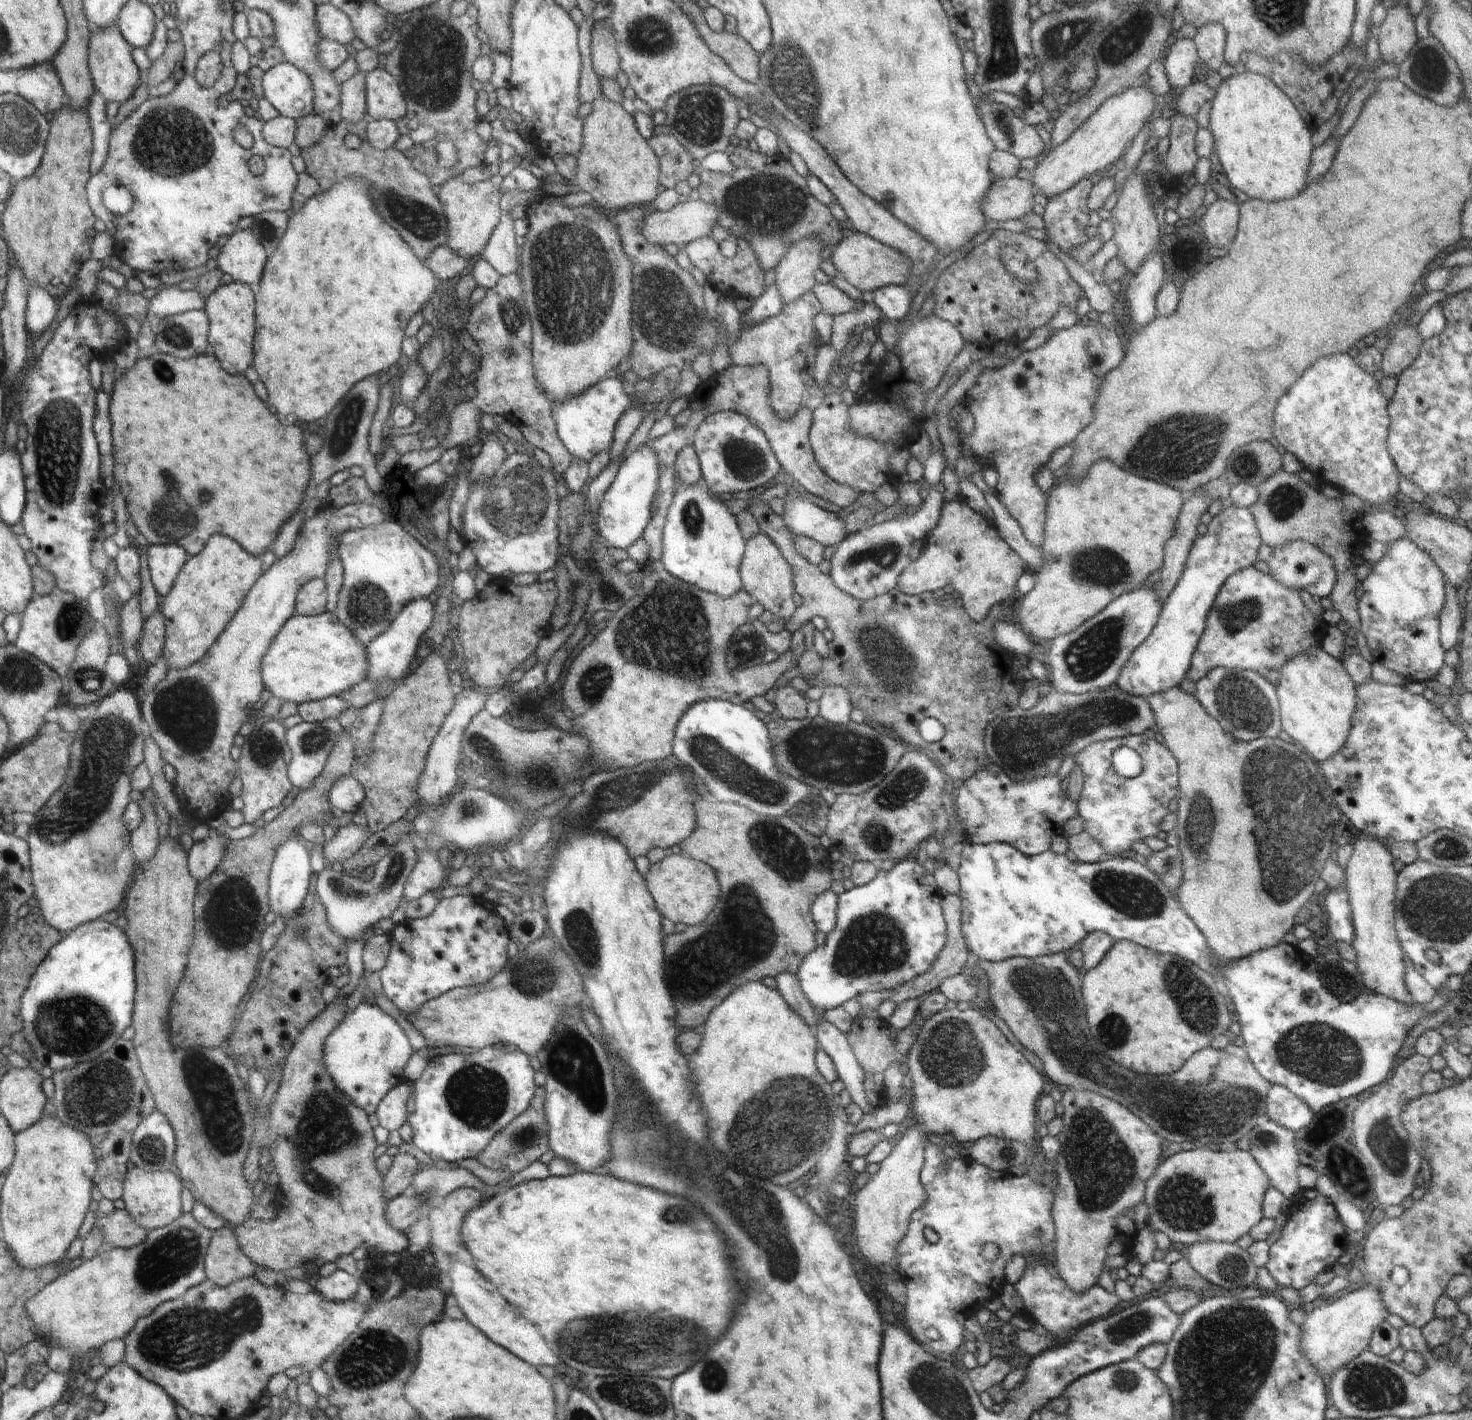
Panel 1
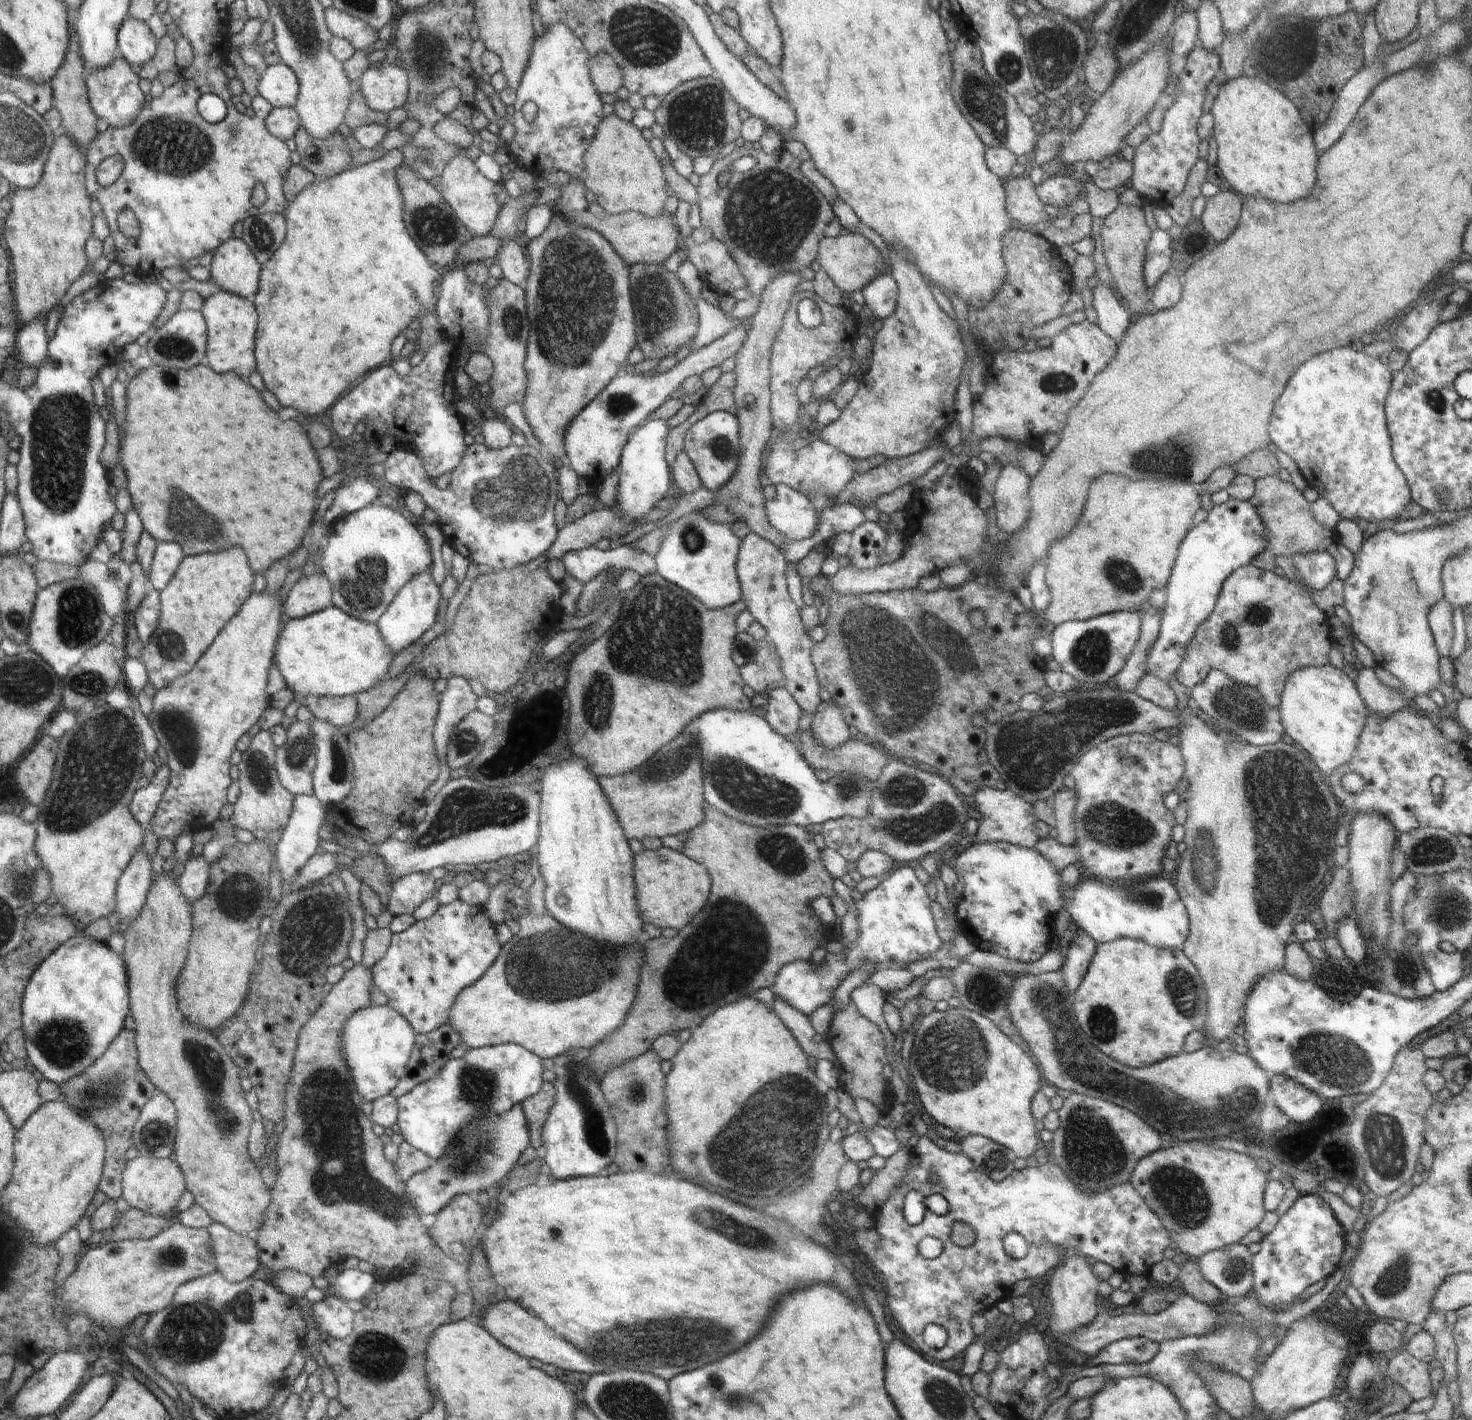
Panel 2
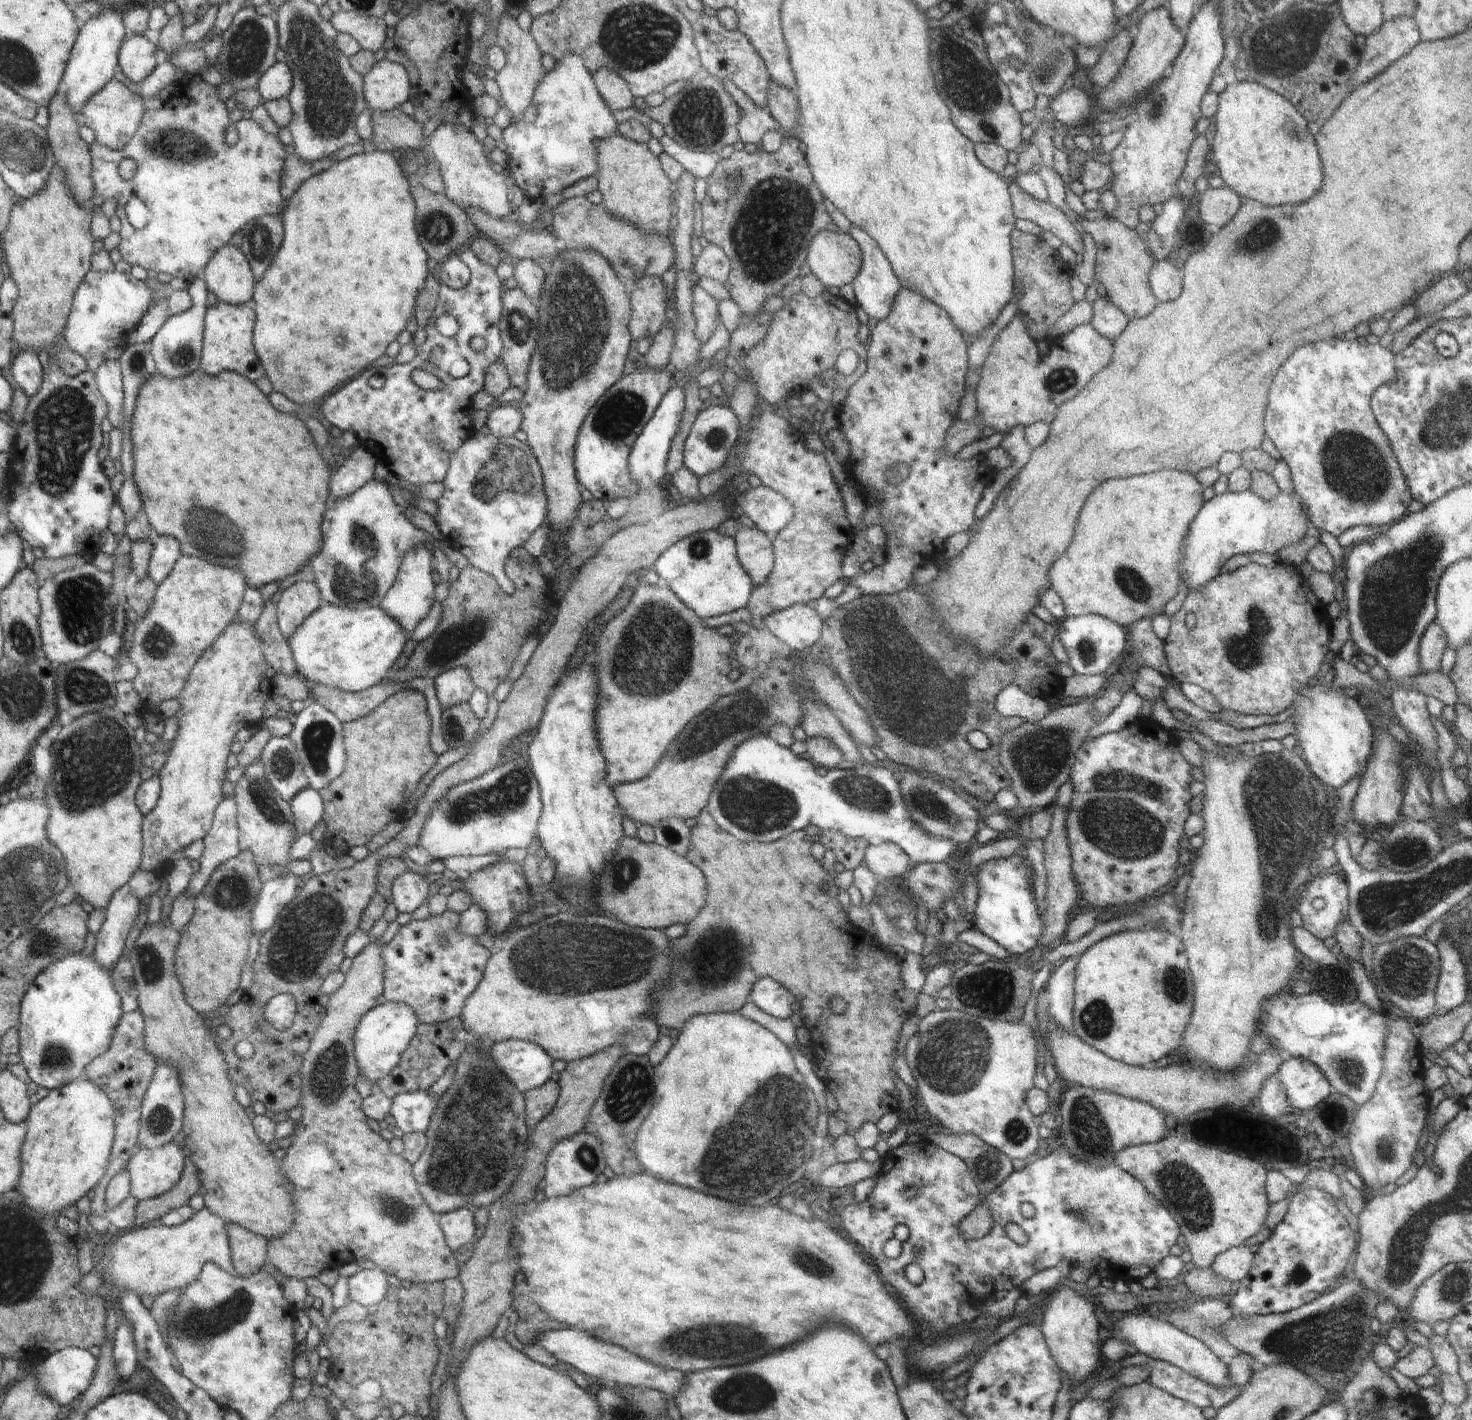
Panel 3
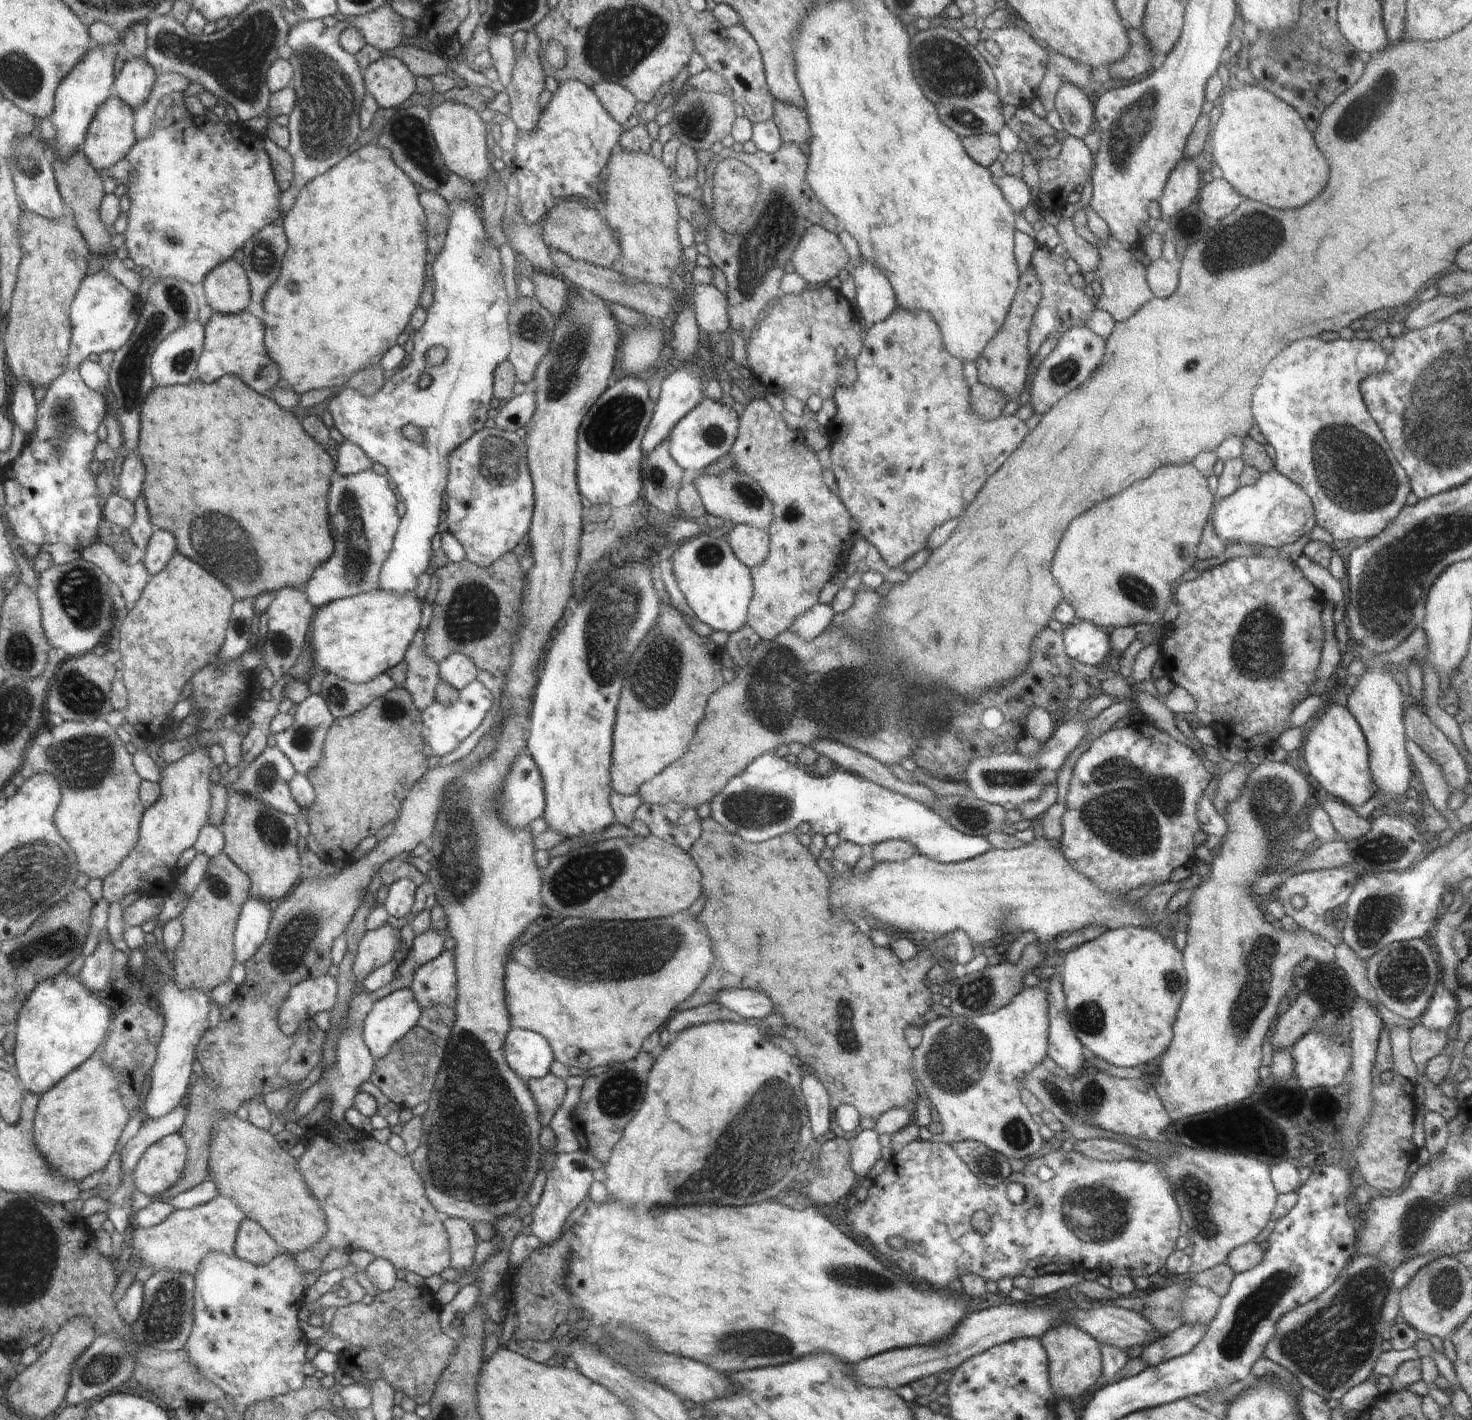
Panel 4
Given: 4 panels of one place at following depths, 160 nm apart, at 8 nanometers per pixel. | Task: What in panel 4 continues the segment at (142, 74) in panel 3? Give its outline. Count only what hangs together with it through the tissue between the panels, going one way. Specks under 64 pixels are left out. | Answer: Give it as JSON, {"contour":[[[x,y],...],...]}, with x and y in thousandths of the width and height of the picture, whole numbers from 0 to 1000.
{"contour":[[[88,39],[79,55],[79,65],[86,72],[88,72],[91,77],[93,77],[93,75],[97,73],[101,68],[106,54],[107,52],[105,49],[101,46],[101,44],[98,40]]]}

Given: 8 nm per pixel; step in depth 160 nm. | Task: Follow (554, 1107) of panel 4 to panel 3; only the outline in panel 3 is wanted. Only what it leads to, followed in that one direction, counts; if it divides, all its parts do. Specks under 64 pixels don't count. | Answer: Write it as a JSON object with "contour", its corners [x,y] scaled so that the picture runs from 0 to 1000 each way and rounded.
{"contour":[[[374,760],[368,765],[357,769],[358,793],[363,795],[376,782],[379,773],[380,773],[380,763]]]}

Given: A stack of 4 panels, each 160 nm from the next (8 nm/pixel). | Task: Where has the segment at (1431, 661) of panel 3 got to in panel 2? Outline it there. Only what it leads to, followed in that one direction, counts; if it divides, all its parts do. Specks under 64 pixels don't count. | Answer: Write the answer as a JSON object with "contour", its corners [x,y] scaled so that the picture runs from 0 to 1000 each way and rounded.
{"contour":[[[980,421],[978,424],[974,425],[969,432],[971,444],[980,463],[985,463],[986,449],[988,449],[987,429],[983,423]]]}

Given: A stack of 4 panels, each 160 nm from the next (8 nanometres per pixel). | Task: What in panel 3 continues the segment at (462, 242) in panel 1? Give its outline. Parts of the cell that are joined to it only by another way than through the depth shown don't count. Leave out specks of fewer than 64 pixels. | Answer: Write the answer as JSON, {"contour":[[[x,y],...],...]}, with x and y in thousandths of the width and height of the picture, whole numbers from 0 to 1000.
{"contour":[[[306,87],[299,87],[290,99],[289,108],[296,114],[301,125],[301,135],[313,146],[325,147],[338,154],[350,151],[350,146],[345,142],[344,124],[345,120],[338,123],[332,115],[332,111],[327,107],[327,102],[317,89]]]}

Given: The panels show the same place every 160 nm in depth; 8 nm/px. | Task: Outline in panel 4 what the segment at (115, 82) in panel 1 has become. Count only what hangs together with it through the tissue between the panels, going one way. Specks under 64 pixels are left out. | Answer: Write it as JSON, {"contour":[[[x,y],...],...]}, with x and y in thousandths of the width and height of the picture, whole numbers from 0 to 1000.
{"contour":[[[79,66],[74,69],[72,73],[67,77],[62,89],[60,90],[59,98],[56,101],[56,106],[61,111],[67,120],[72,121],[78,118],[78,115],[84,113],[91,103],[92,103],[93,96],[92,95],[92,77],[88,72],[86,72],[82,67]]]}

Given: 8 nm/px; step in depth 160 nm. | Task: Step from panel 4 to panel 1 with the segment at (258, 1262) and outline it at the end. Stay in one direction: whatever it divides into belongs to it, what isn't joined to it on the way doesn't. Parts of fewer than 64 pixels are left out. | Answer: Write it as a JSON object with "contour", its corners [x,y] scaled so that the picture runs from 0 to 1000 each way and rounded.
{"contour":[[[156,863],[145,867],[139,885],[139,896],[145,904],[154,906],[164,900],[173,899],[173,895],[174,890],[166,884]]]}

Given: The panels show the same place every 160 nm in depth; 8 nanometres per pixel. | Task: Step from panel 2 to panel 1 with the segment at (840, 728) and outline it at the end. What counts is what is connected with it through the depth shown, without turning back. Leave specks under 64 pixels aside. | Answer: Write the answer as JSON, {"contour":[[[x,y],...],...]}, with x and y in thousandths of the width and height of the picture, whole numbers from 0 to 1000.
{"contour":[[[561,482],[556,493],[556,504],[569,511],[575,511],[579,496],[576,486],[573,483]]]}

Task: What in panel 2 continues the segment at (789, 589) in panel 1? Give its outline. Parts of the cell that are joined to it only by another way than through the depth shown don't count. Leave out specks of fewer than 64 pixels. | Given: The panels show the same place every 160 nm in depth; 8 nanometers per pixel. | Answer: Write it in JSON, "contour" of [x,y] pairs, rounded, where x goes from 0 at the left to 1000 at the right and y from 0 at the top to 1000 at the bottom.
{"contour":[[[510,375],[503,382],[501,405],[503,409],[503,422],[506,423],[513,437],[519,441],[522,451],[526,454],[529,461],[530,470],[533,476],[533,484],[545,499],[553,503],[558,494],[556,491],[558,481],[555,478],[554,469],[552,469],[552,465],[550,465],[550,459],[552,459],[554,452],[548,446],[545,441],[546,432],[542,432],[541,425],[537,422],[535,413],[537,406],[535,395],[528,384]]]}

